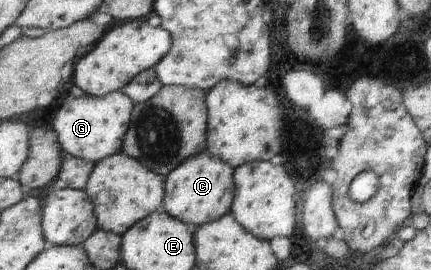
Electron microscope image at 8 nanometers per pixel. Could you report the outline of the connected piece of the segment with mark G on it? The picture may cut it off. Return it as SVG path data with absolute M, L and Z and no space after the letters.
M121 91L114 92L108 97L68 96L57 113L52 128L58 132L64 153L98 164L123 152L125 137L132 126L135 108L133 100Z

